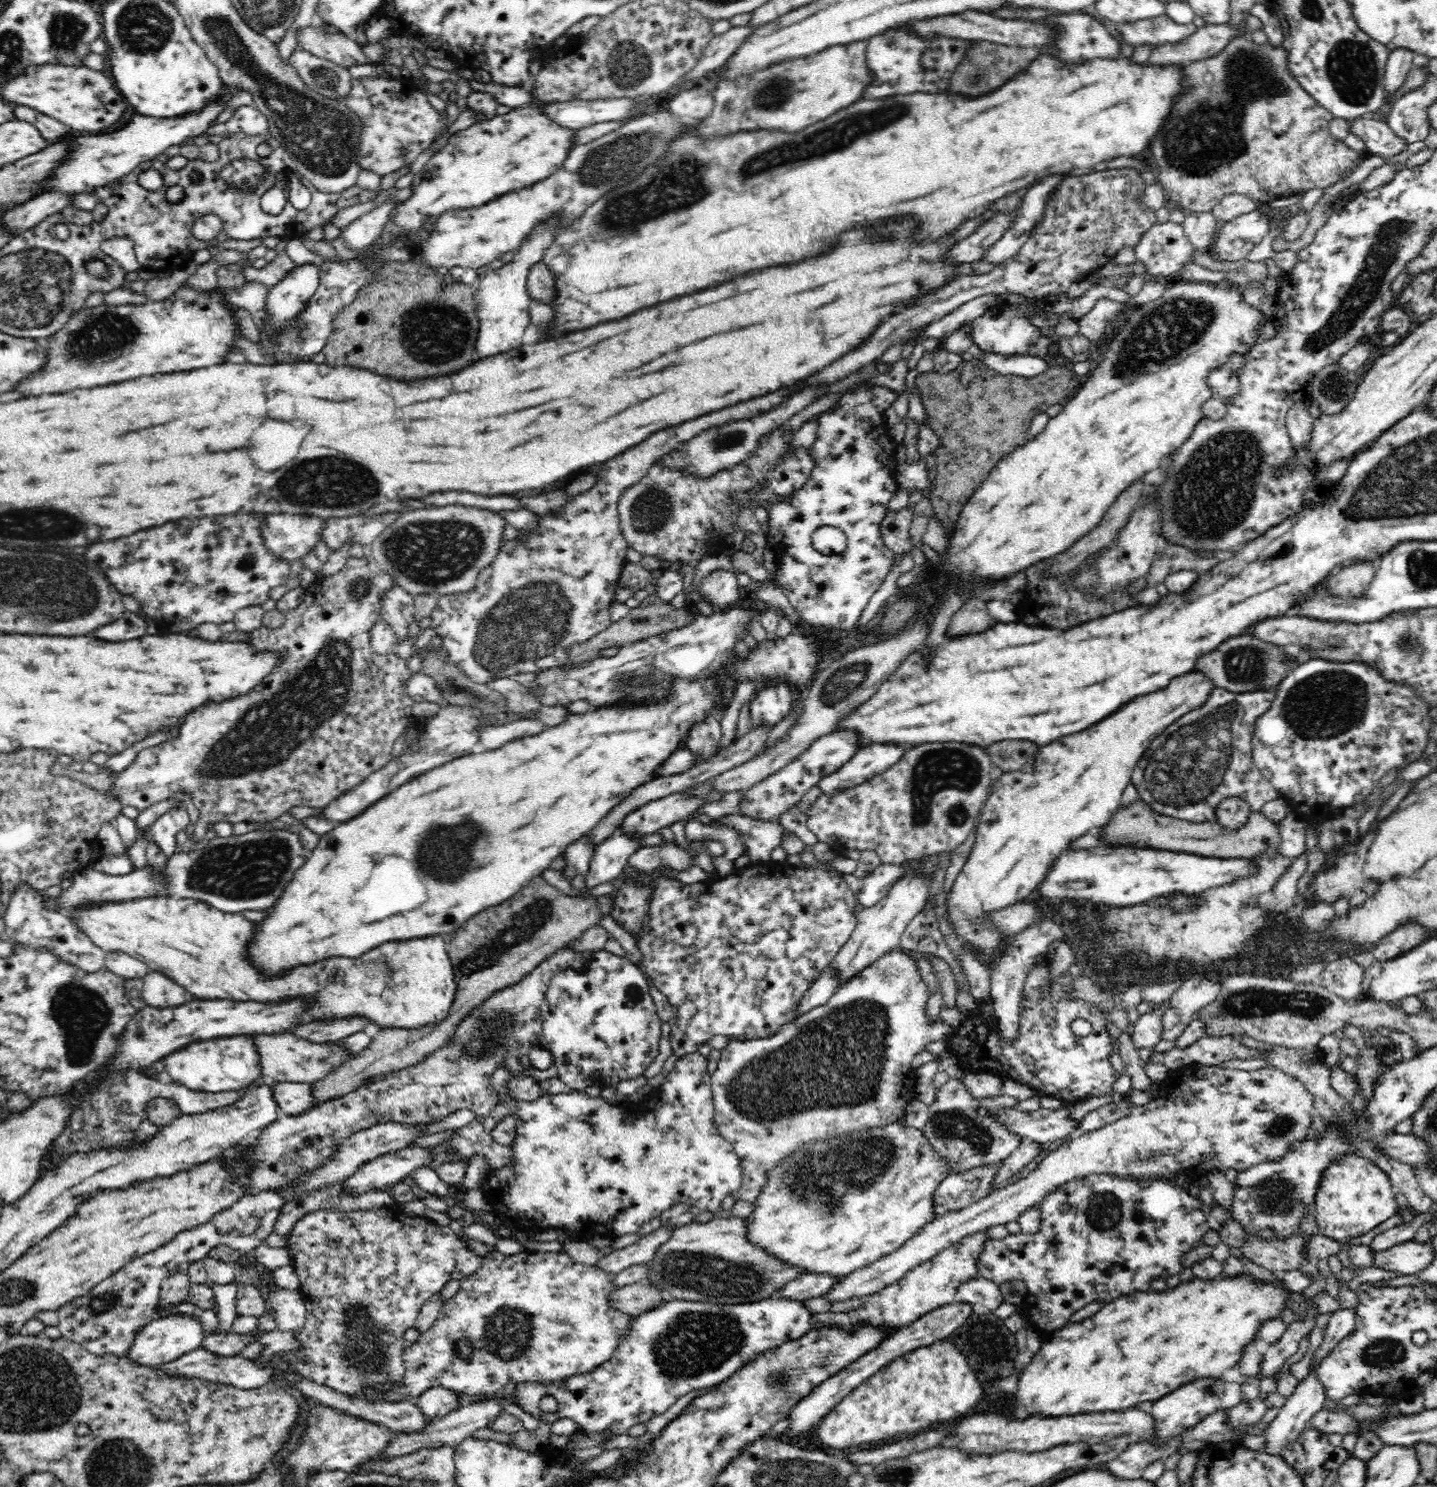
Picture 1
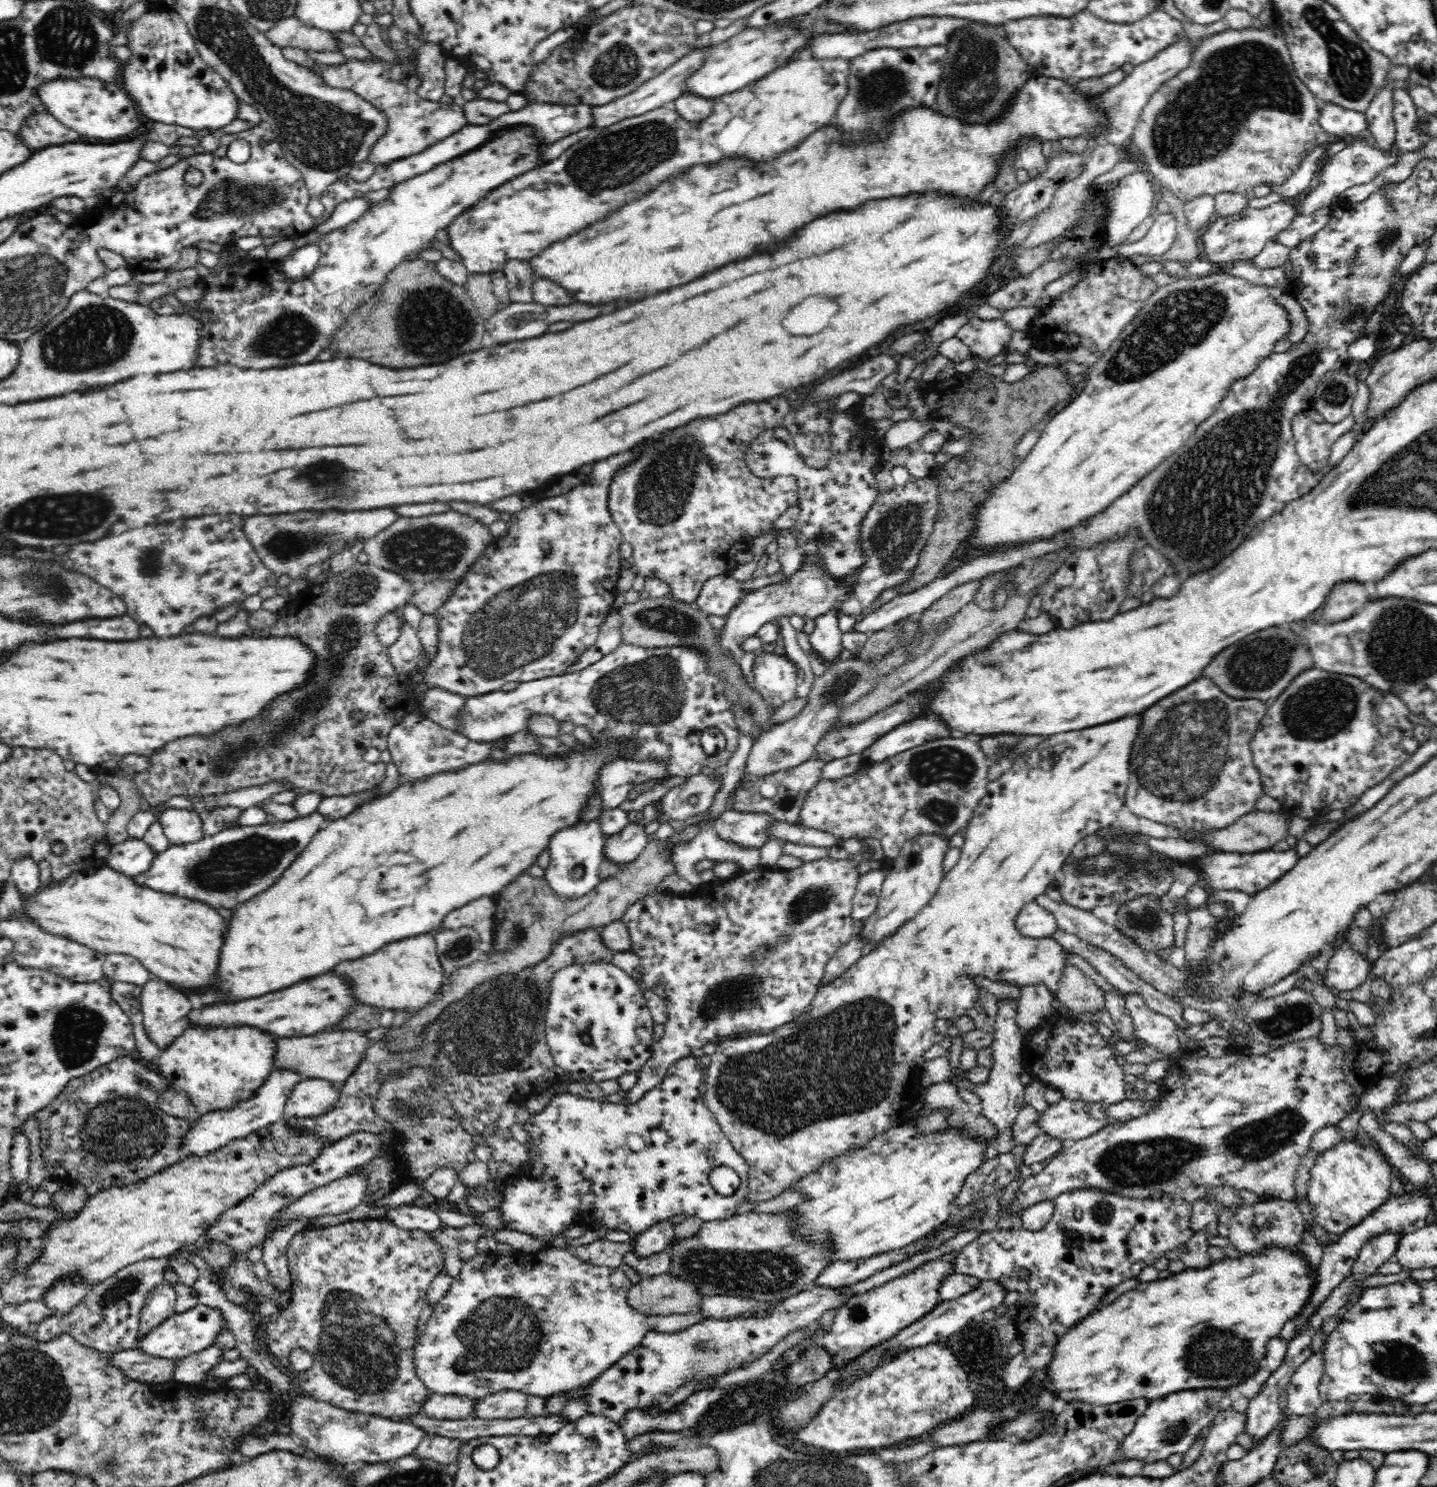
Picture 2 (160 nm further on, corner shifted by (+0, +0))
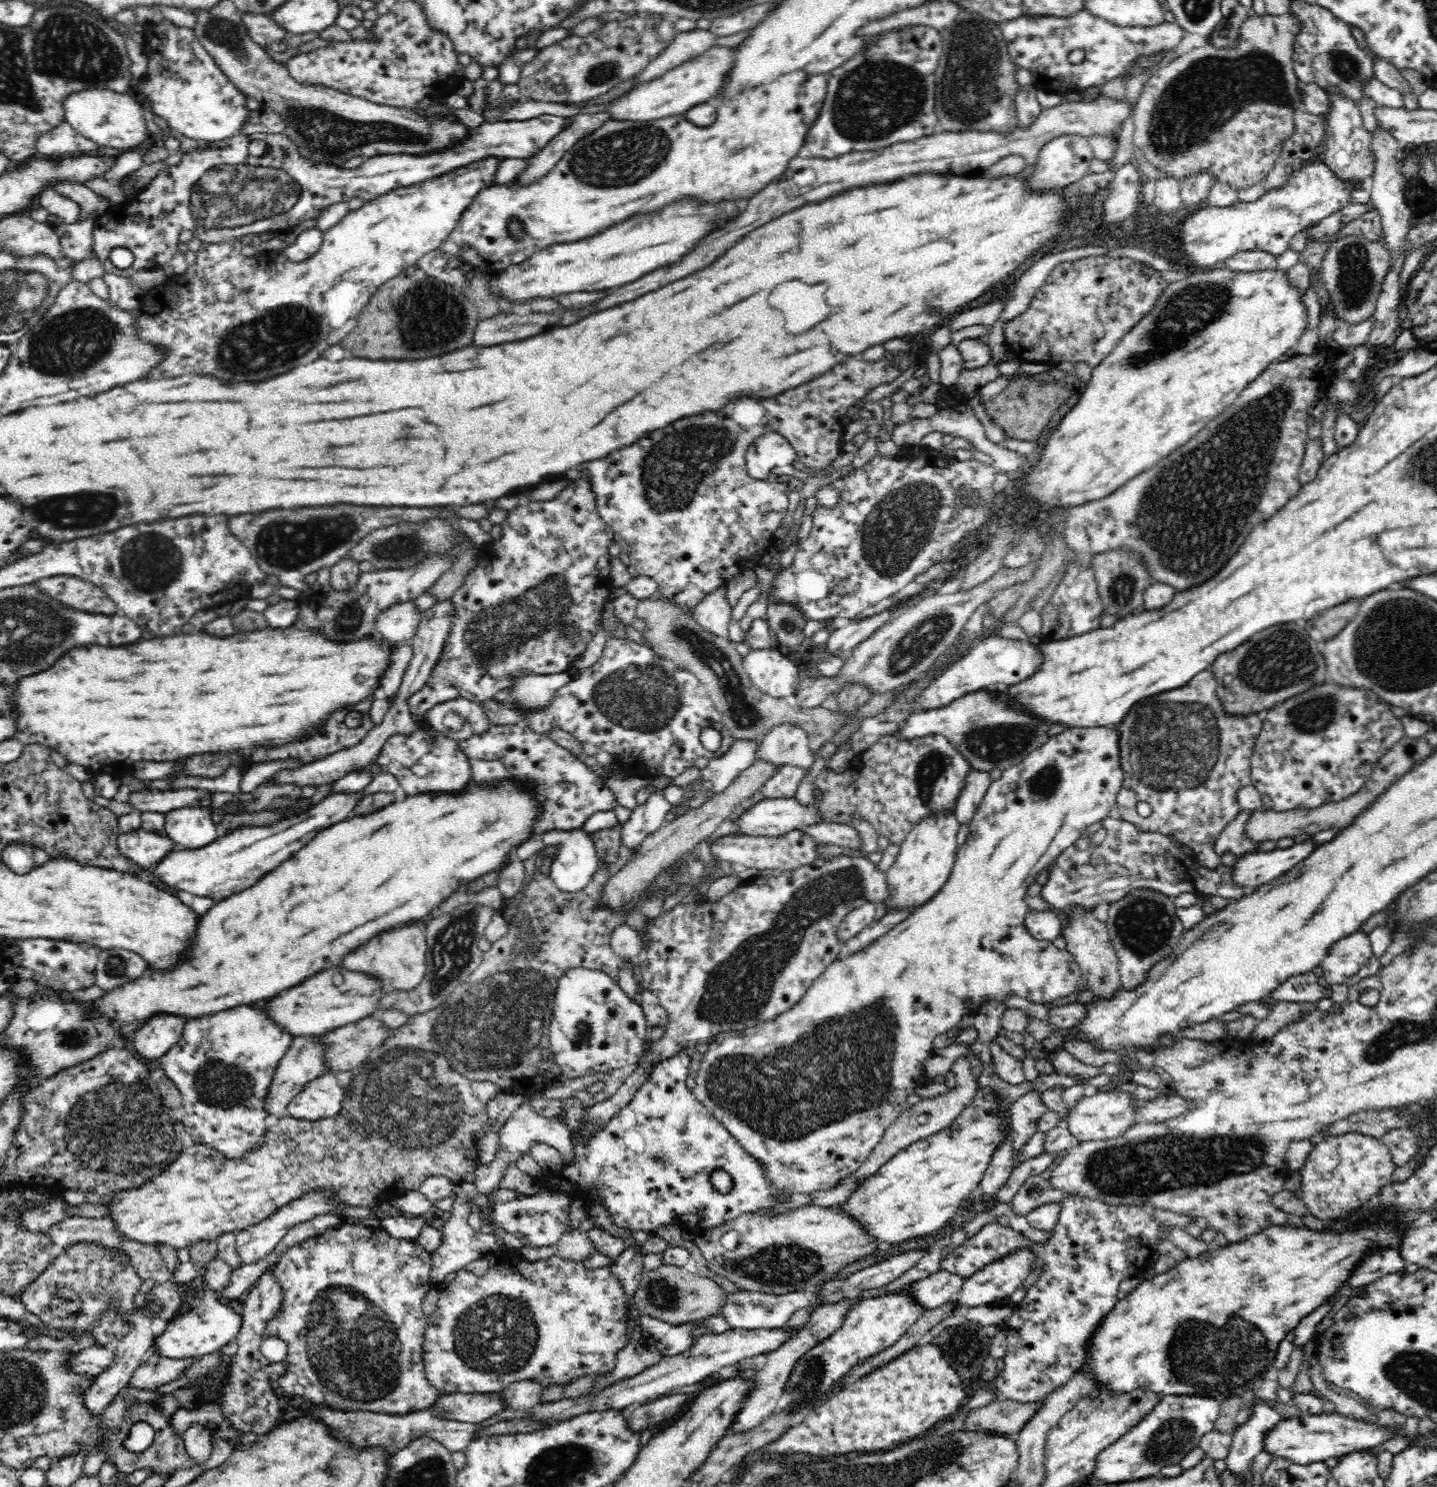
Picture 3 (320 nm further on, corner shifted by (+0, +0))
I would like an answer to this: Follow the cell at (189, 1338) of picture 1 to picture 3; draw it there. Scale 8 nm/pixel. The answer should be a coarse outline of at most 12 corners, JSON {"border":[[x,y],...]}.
{"border":[[203,1282],[197,1307],[155,1340],[166,1358],[200,1358],[236,1340],[243,1316]]}

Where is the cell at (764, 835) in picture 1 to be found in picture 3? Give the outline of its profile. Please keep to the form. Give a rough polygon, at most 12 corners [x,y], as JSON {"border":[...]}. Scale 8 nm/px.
{"border":[[818,823],[804,831],[816,842],[860,849],[850,823]]}

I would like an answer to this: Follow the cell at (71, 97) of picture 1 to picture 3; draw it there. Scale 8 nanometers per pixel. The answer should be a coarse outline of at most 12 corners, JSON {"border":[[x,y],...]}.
{"border":[[102,89],[66,98],[68,124],[104,148],[150,135],[140,98]]}

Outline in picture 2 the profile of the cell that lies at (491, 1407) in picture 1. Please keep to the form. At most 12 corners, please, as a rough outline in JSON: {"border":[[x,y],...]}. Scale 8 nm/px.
{"border":[[518,1390],[481,1397],[478,1418],[526,1416],[528,1397]]}

